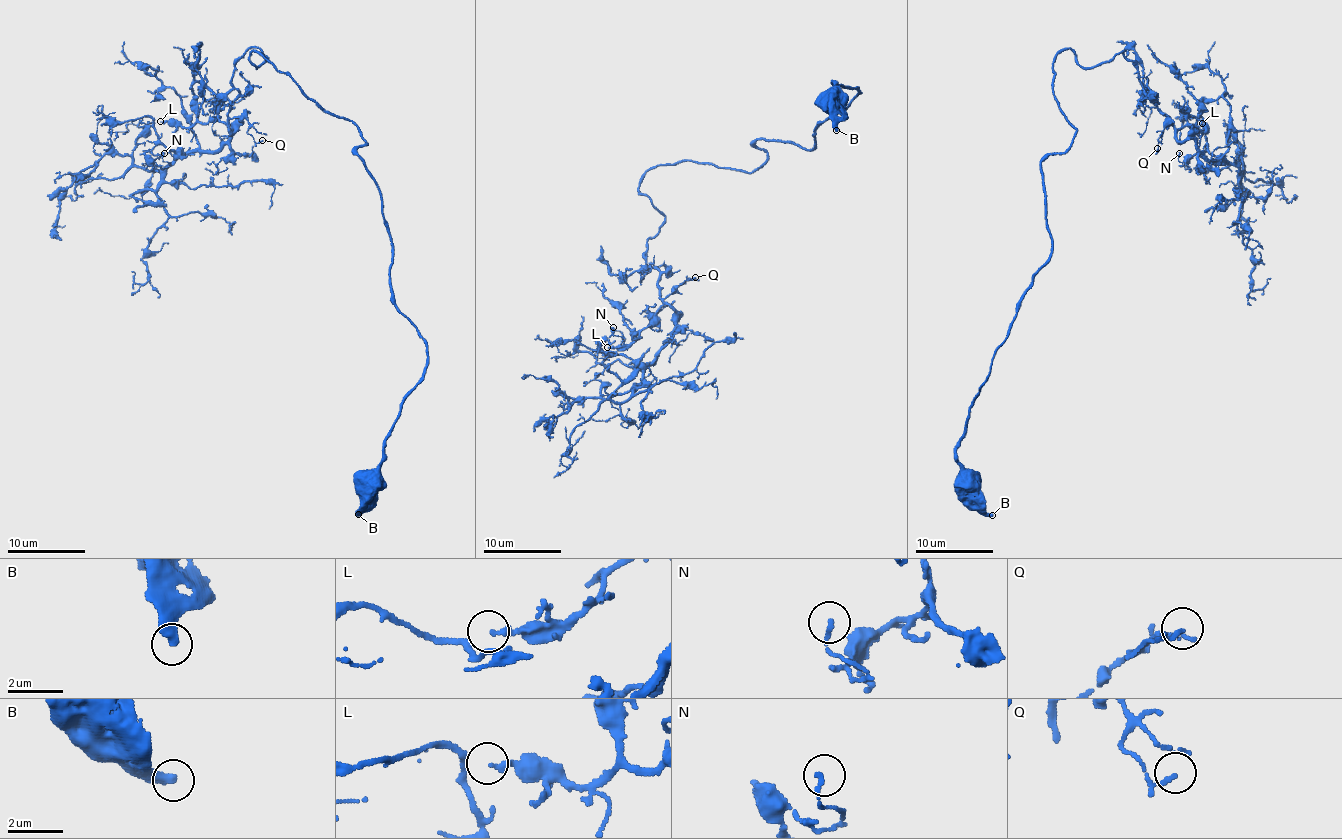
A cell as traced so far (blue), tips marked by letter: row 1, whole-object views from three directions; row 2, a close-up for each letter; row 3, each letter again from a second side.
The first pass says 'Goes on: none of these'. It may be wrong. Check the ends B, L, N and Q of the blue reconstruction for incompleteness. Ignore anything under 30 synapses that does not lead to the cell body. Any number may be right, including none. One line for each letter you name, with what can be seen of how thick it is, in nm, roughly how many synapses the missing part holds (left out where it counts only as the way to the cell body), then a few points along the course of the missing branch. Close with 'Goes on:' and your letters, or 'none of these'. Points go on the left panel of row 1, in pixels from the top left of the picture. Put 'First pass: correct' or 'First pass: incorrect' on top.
First pass: correct
Goes on: none of these

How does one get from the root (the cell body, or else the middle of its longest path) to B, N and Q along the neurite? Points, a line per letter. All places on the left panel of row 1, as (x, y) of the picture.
B: (369, 482), (371, 476), (371, 506), (358, 514)
N: (369, 482), (427, 354), (393, 297), (361, 132), (251, 47), (231, 139), (145, 155), (164, 153)
Q: (369, 482), (427, 354), (393, 297), (366, 142), (251, 47), (228, 115), (262, 140)

